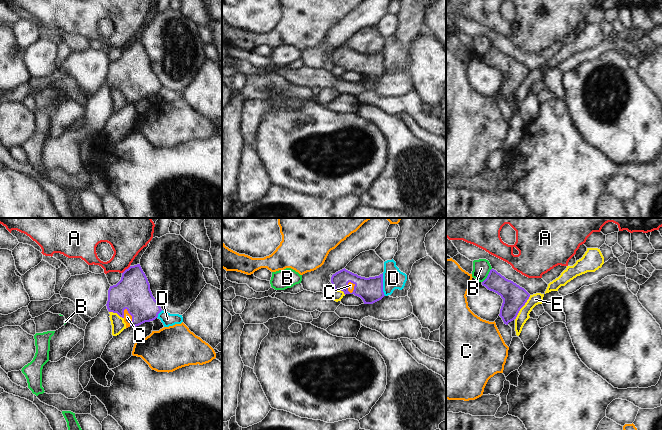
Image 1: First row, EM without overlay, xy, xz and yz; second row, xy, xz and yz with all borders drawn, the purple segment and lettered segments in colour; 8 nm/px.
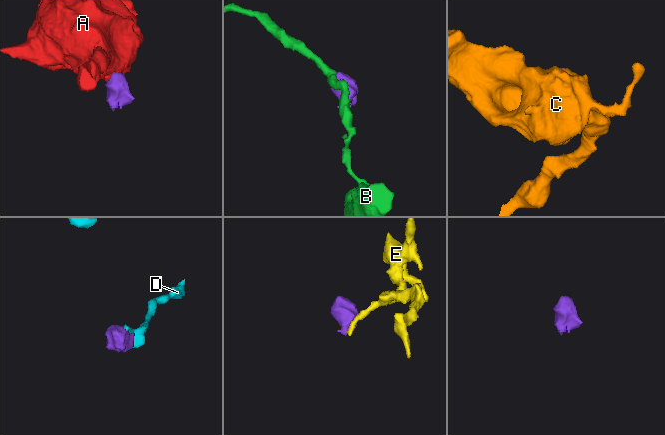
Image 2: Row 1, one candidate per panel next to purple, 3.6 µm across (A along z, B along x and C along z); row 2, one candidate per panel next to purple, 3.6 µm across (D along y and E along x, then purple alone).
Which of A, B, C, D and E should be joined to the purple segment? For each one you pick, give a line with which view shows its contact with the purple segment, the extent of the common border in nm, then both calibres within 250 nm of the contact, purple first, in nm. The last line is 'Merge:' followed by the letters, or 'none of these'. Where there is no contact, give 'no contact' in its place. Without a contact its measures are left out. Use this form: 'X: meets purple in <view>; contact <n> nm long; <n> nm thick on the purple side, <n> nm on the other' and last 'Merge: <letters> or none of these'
C: meets purple in xy; contact 150 nm long; 280 nm thick on the purple side, 60 nm on the other
Merge: C

